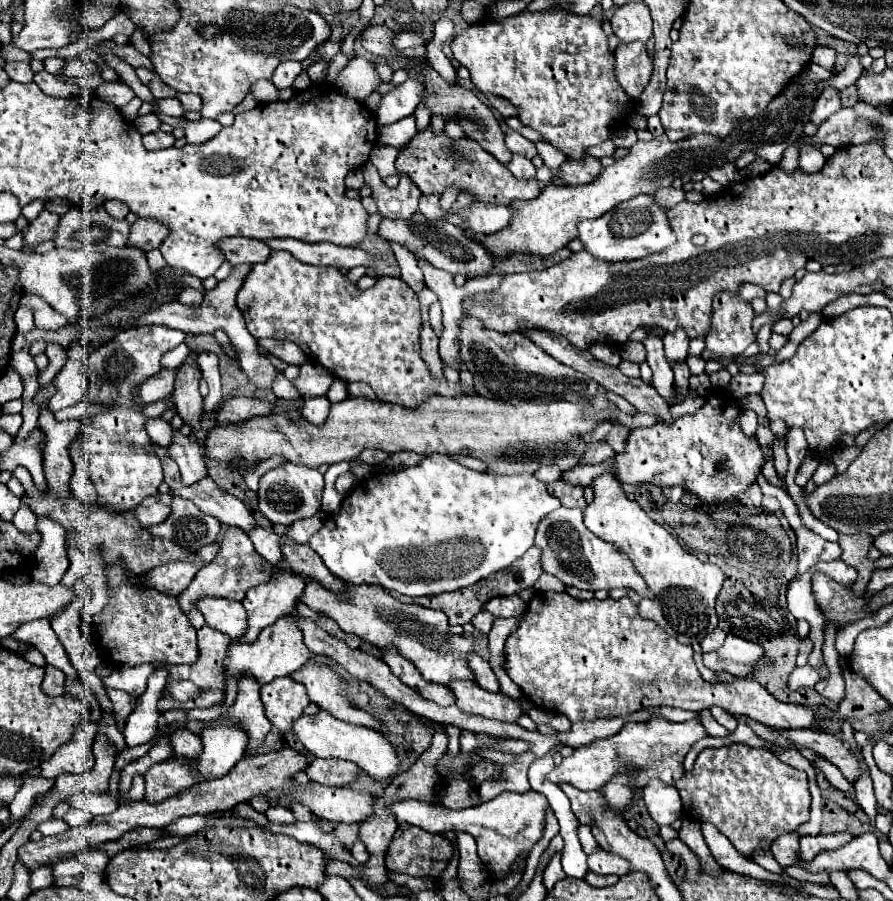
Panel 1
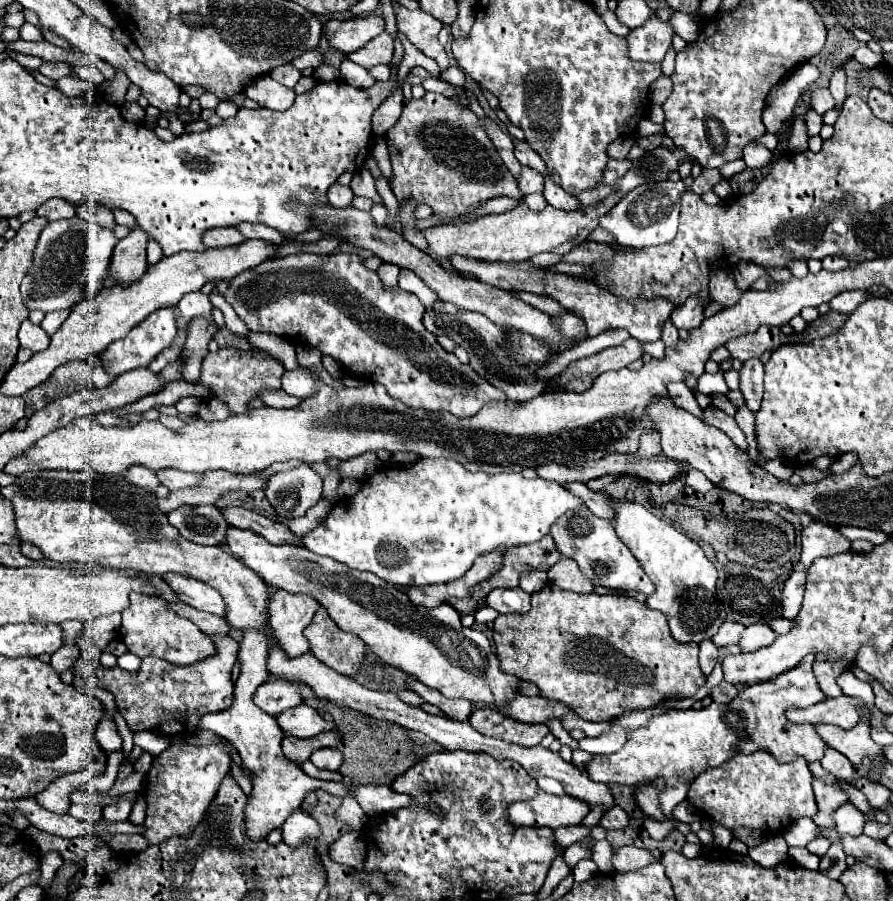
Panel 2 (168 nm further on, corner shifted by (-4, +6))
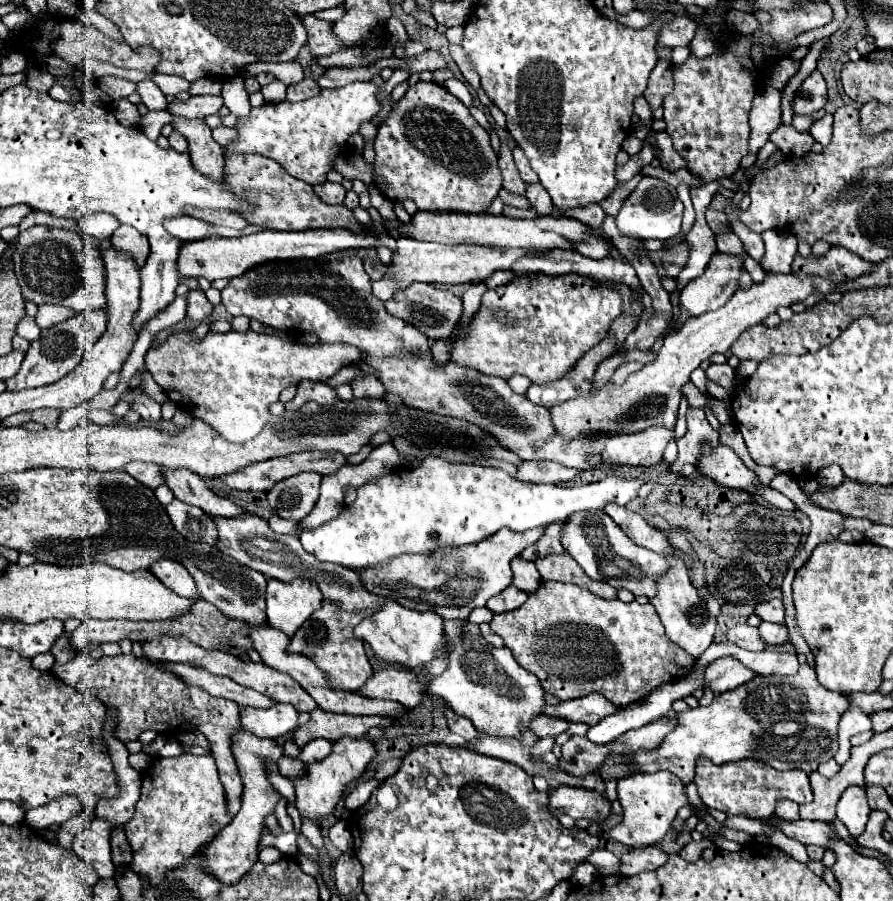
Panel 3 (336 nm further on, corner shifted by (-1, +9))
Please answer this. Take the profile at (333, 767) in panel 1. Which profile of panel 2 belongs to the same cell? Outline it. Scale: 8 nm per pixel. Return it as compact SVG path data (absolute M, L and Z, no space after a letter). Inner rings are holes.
M323 748L323 750L317 750L315 754L311 754L311 762L319 770L337 772L341 768L341 764L343 764L343 754L337 748Z

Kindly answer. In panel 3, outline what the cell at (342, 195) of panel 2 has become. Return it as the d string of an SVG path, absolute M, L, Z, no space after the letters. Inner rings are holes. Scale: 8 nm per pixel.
M322 183L322 185L318 185L316 189L314 189L314 193L324 201L324 203L328 203L328 205L340 205L342 201L344 201L344 195L340 197L340 193L342 193L342 185L340 183Z

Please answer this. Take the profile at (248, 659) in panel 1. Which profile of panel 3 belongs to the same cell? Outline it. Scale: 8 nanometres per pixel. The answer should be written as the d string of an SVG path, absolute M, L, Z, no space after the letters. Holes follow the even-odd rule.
M268 579L268 593L266 593L266 615L268 623L274 629L284 631L288 637L294 635L294 631L314 613L322 607L322 593L318 589L318 583L312 579L292 579L292 583L284 583L278 579Z

